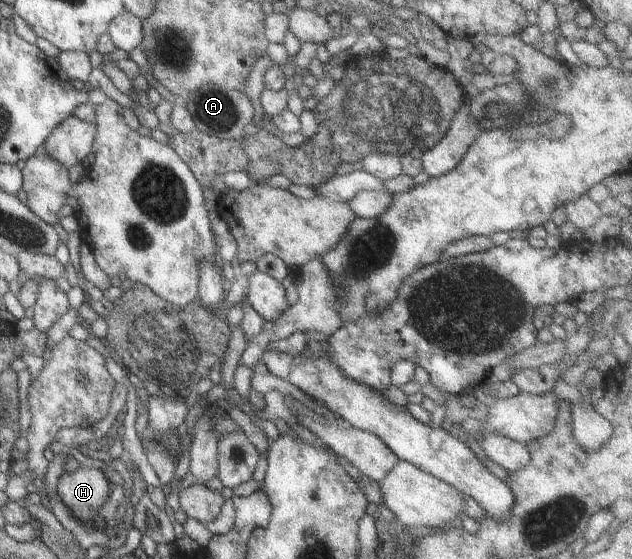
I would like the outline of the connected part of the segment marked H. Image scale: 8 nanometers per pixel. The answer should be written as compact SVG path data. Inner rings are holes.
M79 467L73 473L63 472L58 480L56 497L66 505L68 513L77 522L100 530L107 537L116 537L120 527L108 526L99 514L99 507L105 503L111 490L101 470Z

